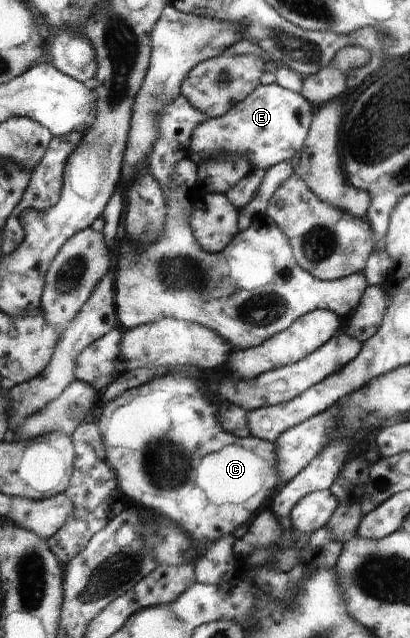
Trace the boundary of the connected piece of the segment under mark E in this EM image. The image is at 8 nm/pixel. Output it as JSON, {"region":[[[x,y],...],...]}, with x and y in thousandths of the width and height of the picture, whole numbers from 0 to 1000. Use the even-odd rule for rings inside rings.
{"region":[[[673,130],[632,133],[549,180],[510,183],[471,204],[461,248],[485,259],[532,248],[534,241],[583,241],[610,252],[617,265],[649,266],[705,252],[739,230],[749,202],[763,196],[759,190],[766,190],[763,168],[746,150],[710,146]]]}

